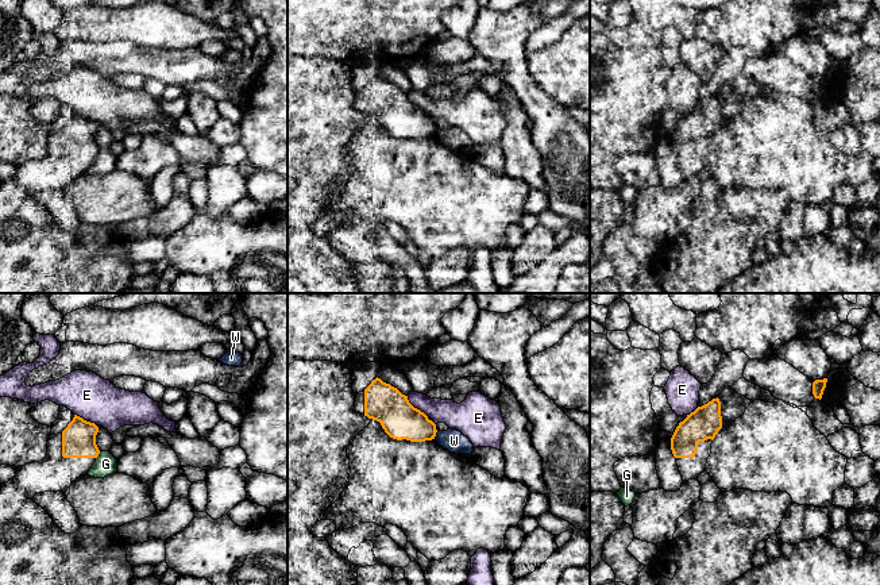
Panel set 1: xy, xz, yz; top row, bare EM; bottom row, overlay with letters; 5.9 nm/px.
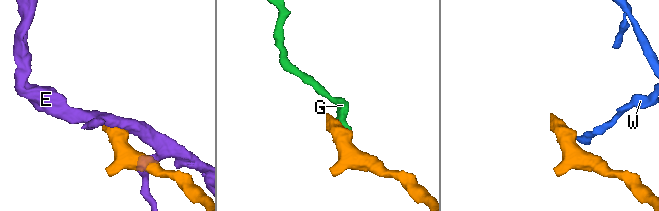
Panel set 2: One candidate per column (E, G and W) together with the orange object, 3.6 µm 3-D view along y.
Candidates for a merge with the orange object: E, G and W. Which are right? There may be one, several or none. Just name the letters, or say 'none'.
none

